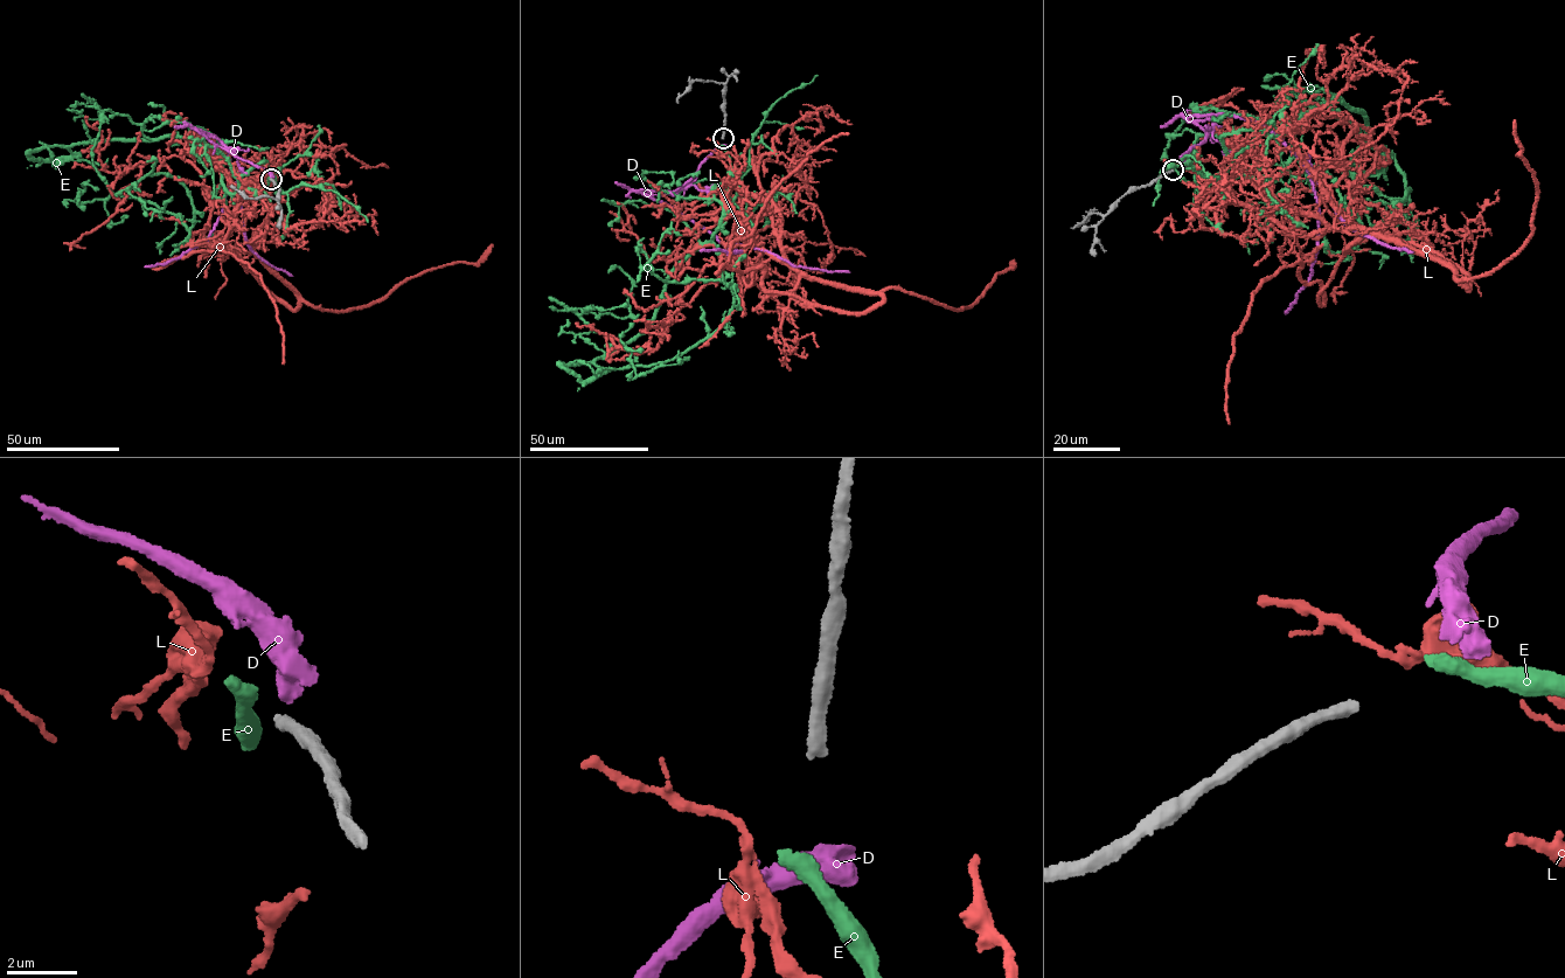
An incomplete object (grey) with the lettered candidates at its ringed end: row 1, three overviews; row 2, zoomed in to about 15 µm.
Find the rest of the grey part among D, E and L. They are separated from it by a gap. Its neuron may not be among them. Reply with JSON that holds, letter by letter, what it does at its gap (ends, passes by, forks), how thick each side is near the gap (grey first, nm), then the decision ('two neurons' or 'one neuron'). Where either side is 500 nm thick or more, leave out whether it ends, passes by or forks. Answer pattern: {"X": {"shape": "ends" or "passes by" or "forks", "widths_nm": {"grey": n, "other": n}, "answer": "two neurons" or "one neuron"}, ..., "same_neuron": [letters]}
{"D": {"shape": "forks", "widths_nm": {"grey": 400, "other": 360}, "answer": "two neurons"}, "E": {"widths_nm": {"grey": 400, "other": 500}, "answer": "one neuron"}, "L": {"shape": "passes by", "widths_nm": {"grey": 400, "other": 200}, "answer": "two neurons"}, "same_neuron": ["E"]}

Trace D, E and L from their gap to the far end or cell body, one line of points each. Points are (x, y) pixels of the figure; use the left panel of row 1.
D: (271, 177), (194, 129), (215, 136), (225, 148), (228, 178), (237, 180), (244, 235), (252, 251), (292, 276)
E: (268, 178), (229, 193), (222, 162), (178, 136), (68, 147), (188, 230), (181, 181), (129, 191), (164, 219)
L: (266, 175), (268, 214), (249, 241), (322, 309), (364, 307), (492, 244)

